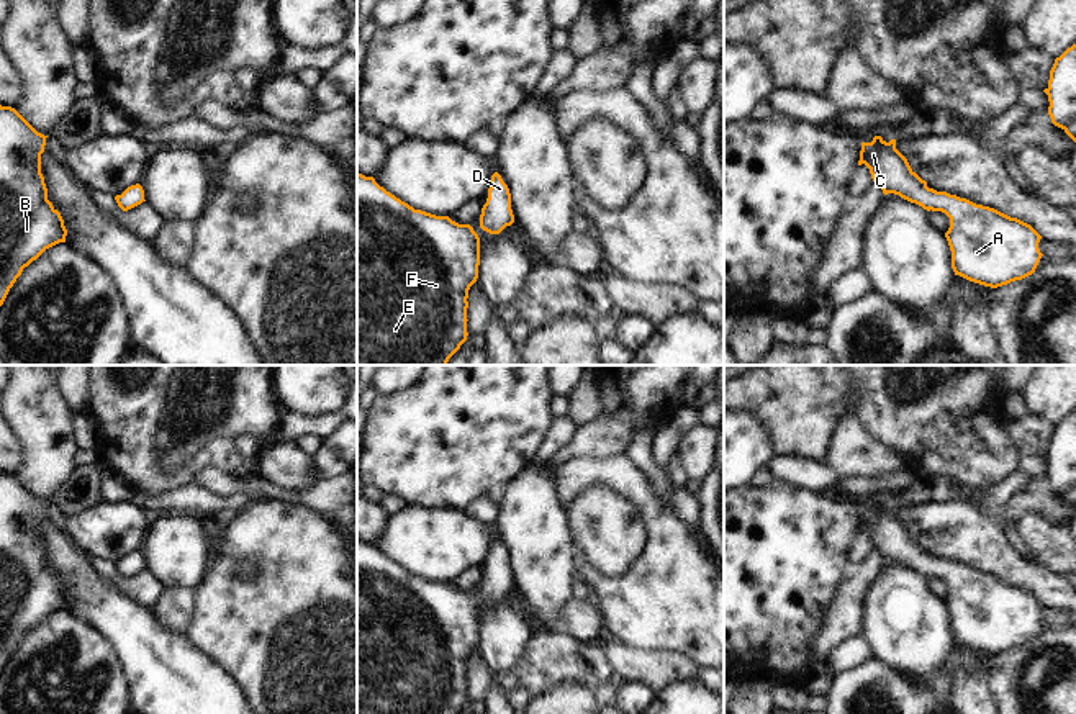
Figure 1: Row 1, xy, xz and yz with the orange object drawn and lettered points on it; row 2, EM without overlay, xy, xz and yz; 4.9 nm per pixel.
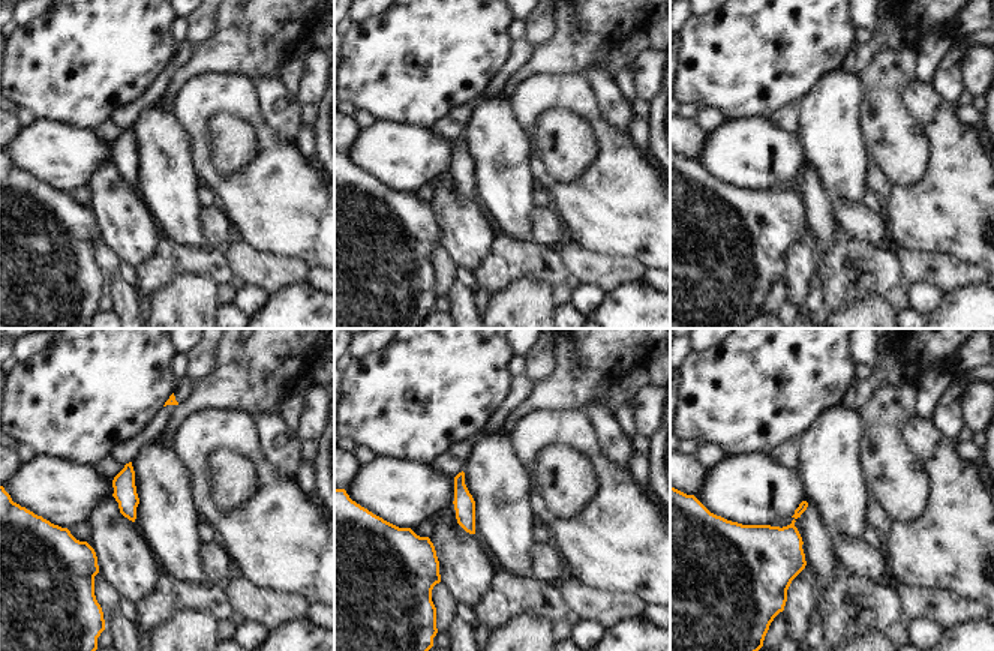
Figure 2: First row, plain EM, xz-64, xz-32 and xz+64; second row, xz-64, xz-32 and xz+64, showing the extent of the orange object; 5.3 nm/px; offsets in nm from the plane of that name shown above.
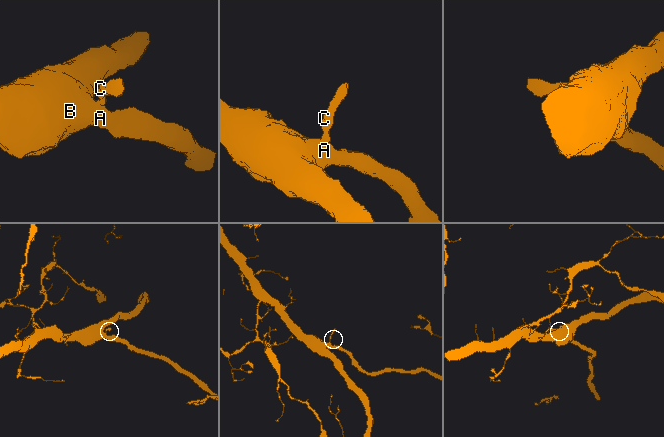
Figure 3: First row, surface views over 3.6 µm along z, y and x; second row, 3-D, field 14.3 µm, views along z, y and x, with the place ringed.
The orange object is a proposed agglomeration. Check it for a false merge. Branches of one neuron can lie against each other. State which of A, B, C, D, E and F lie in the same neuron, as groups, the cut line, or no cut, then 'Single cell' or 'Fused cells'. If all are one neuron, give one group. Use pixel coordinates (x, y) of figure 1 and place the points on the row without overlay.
Groups: A B C D E F. No split. Single cell

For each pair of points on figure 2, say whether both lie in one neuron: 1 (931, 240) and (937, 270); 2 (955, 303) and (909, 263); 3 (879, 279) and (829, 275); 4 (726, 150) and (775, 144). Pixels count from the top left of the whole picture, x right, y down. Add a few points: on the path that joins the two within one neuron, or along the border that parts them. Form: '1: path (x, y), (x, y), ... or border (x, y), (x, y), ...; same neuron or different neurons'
1: border (900, 246), (951, 254), (969, 261); different neurons
2: border (978, 282), (960, 285), (945, 293); different neurons
3: path (867, 275), (841, 275); same neuron
4: path (738, 150), (763, 150); same neuron

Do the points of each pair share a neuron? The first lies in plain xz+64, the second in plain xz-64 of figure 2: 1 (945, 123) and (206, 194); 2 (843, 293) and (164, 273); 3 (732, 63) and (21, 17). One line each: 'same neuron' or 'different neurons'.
1: different neurons
2: same neuron
3: different neurons

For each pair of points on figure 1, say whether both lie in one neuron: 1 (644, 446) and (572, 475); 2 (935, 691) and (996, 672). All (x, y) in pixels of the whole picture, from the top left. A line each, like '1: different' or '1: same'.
1: different
2: same

